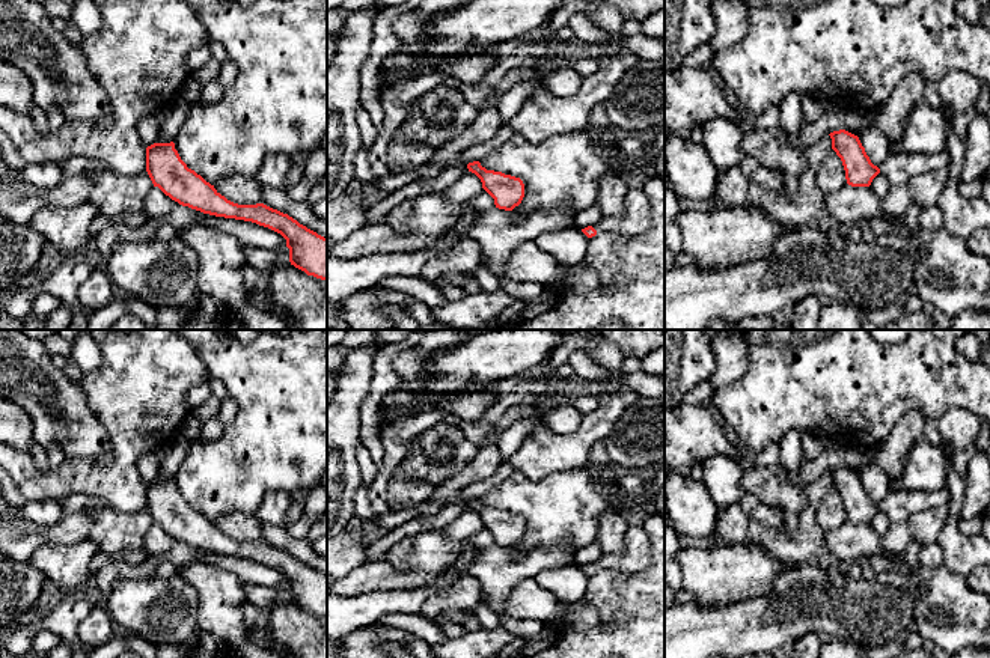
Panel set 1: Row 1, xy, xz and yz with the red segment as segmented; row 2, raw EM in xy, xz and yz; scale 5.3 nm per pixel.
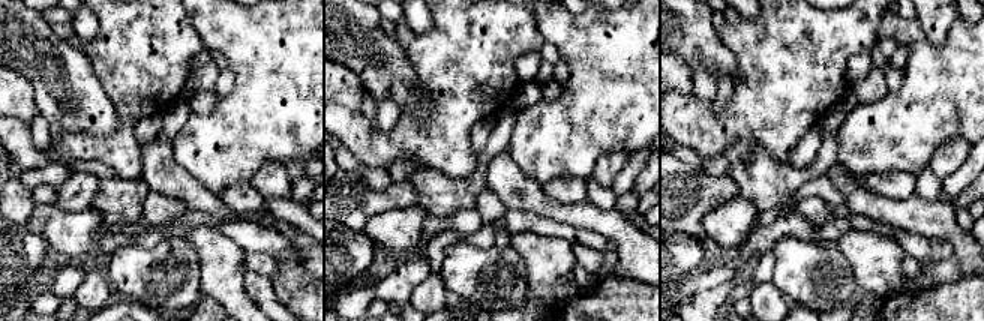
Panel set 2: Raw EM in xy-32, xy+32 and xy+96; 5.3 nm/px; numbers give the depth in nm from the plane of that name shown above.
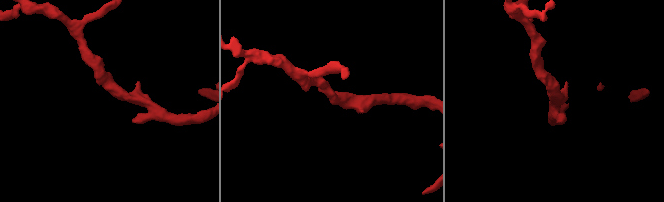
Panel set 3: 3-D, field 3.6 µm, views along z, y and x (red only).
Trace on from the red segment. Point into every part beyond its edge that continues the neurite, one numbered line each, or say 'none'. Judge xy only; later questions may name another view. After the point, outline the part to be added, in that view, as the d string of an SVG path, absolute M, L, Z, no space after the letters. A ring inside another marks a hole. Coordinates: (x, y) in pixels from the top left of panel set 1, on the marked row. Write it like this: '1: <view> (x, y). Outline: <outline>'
none

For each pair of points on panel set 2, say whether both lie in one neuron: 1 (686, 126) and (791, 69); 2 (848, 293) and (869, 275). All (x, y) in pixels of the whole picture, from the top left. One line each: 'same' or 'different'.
1: same
2: different

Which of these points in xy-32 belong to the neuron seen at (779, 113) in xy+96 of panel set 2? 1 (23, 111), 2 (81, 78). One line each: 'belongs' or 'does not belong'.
1: does not belong
2: does not belong

